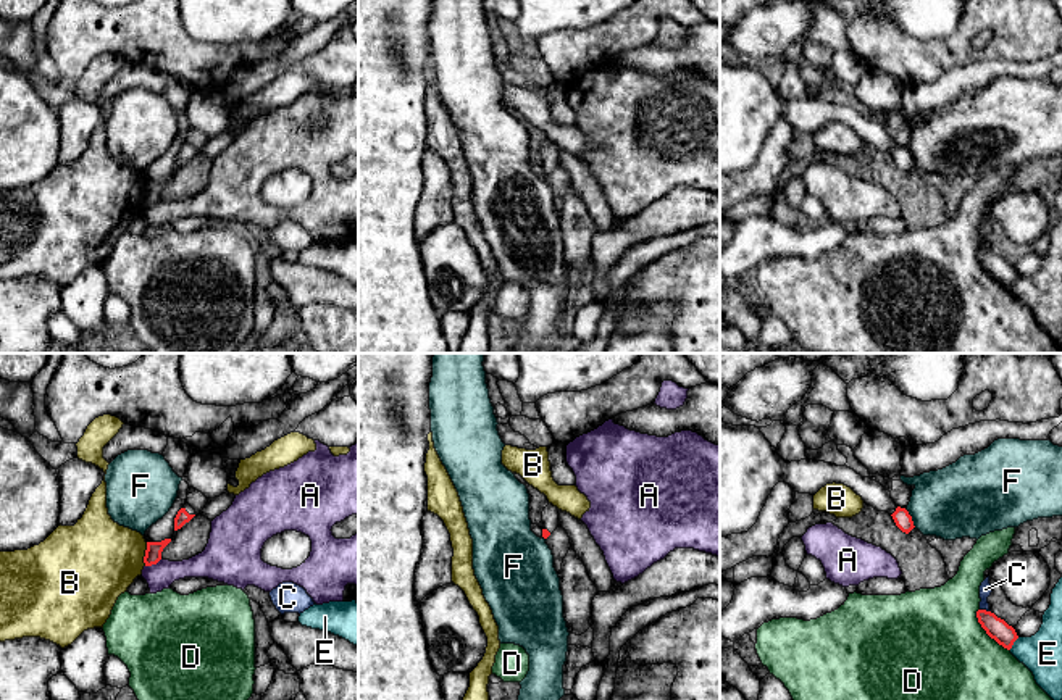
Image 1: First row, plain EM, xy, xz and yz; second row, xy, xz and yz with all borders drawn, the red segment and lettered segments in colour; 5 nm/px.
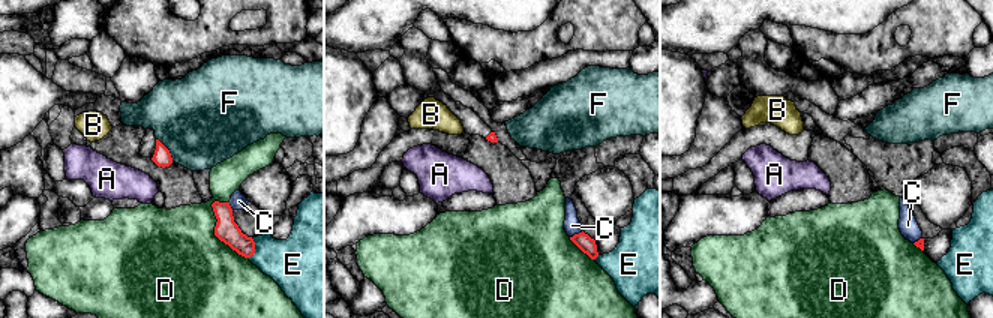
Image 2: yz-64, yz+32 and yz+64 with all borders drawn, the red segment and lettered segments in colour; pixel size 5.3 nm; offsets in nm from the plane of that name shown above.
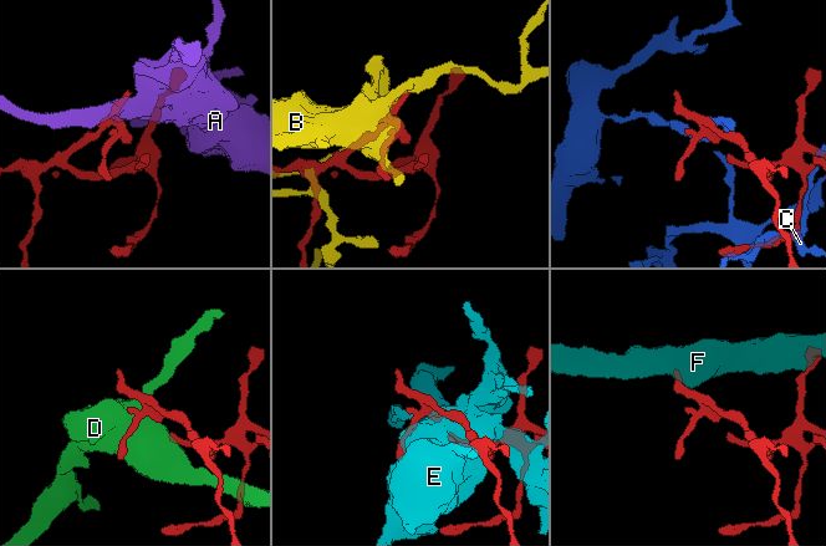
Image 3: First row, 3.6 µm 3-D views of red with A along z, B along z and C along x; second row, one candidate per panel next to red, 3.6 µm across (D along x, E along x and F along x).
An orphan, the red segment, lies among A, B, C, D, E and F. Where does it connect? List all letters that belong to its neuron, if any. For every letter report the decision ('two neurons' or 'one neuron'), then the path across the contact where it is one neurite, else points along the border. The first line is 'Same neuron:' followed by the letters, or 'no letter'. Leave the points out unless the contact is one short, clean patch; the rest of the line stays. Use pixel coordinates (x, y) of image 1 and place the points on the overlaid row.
Same neuron: no letter
A: two neurons | along xy (162, 558), (146, 566)
B: two neurons
C: two neurons
D: two neurons
E: two neurons
F: two neurons | along yz (904, 508), (915, 526)

